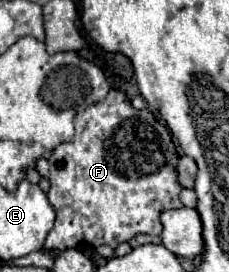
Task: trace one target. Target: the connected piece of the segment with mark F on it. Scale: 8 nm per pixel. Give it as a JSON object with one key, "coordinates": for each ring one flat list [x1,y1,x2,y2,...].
{"coordinates":[[111,89,105,101,89,105,83,113,75,115,73,141,57,145,53,149,53,155,49,157,51,189,47,197,55,207,57,219,55,227,45,239,45,249,63,251,69,247,77,247,79,243,89,243,93,247,109,245,115,249,117,245,133,239,139,233,159,235,159,213,165,209,181,207,177,159,177,149,165,123,157,119,151,109,133,109,125,93,121,93,119,89]]}

